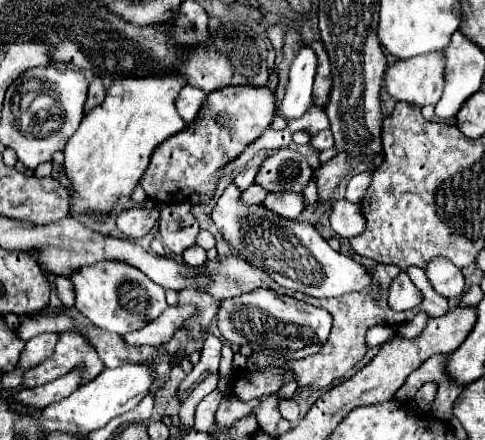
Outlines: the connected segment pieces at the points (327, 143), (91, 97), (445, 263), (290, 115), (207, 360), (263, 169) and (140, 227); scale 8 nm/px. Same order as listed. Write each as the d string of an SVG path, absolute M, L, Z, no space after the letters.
M320 131L316 135L310 137L310 145L316 149L316 151L322 151L322 149L330 149L334 145L334 137L330 131Z
M94 77L92 83L90 83L90 89L88 89L88 101L86 101L86 113L94 107L94 105L100 105L100 101L104 99L104 93L106 93L106 87L102 83L100 77Z
M436 257L428 263L426 269L428 279L432 281L432 287L436 289L436 293L452 299L452 297L460 297L464 291L464 275L462 271L448 259L444 257Z
M304 47L292 63L286 95L278 105L278 115L286 121L300 119L312 105L312 83L316 75L316 53Z
M208 333L206 341L204 341L204 347L200 351L202 353L200 363L194 365L194 369L186 375L186 379L180 383L180 389L192 387L192 383L198 381L204 371L216 371L218 363L220 363L220 349L222 349L222 341L214 333Z
M282 147L262 161L254 183L262 185L270 193L278 191L302 193L310 177L312 167L308 165L308 161L298 151Z
M156 203L156 208L152 211L144 209L144 207L130 207L124 209L122 213L118 213L116 217L116 225L118 229L128 235L130 239L140 239L144 235L150 233L150 229L154 227L154 223L158 221L161 210L165 207L163 203Z

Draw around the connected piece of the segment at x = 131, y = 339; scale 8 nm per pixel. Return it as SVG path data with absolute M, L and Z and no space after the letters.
M192 305L168 307L156 321L148 321L148 325L144 325L144 329L138 329L136 333L128 333L122 339L128 345L162 345L162 343L168 343L174 337L174 333L182 327L182 321L186 321L194 313L196 313L196 309Z

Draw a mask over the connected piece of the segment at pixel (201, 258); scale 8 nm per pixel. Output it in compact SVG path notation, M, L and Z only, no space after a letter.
M192 245L182 253L182 259L190 267L202 267L206 263L206 251L200 245Z

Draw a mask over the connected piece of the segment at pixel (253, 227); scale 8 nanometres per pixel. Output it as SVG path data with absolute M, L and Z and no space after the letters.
M230 183L212 209L212 221L232 245L234 251L250 265L266 271L278 285L302 291L312 297L338 297L344 293L364 293L376 299L380 285L374 281L372 271L352 257L334 251L328 241L306 221L286 221L262 205L240 203L240 189Z

